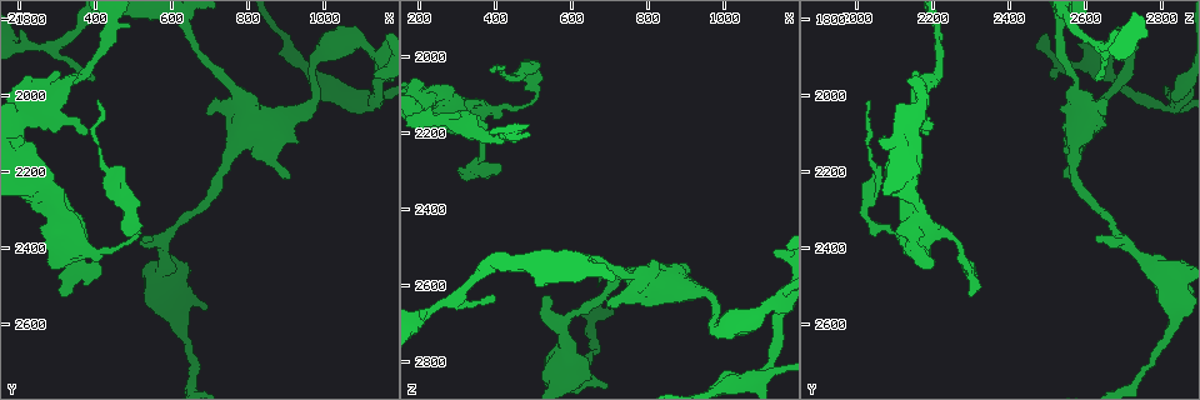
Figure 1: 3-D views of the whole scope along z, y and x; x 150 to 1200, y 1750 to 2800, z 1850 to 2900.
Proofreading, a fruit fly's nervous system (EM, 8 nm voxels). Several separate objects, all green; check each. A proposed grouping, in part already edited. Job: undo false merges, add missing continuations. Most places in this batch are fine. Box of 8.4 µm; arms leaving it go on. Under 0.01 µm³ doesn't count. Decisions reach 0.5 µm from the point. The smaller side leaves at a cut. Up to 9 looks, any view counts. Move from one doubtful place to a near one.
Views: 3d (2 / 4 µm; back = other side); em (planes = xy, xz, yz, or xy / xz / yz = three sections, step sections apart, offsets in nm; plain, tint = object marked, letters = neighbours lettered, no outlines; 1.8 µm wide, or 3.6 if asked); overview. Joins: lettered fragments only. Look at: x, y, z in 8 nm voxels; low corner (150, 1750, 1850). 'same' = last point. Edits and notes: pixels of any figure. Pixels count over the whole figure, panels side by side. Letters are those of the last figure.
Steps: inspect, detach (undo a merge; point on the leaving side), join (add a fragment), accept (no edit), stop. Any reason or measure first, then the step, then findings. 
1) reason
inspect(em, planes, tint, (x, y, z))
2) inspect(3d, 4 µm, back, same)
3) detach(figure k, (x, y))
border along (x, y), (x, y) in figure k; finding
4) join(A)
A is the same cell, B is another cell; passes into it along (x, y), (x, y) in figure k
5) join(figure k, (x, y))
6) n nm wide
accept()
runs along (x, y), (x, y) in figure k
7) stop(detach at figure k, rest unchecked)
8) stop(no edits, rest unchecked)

inspect(3d, 4 µm, (785, 2115, 2575))

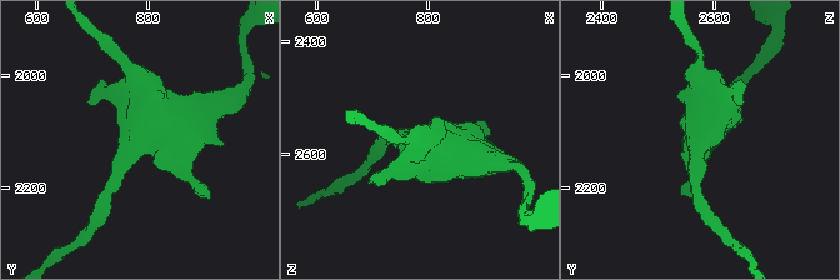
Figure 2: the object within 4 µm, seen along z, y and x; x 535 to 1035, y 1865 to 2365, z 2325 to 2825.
shape alone is not enough
inspect(em, 3.6 µm, planes, letters, (790, 2110, 2580))

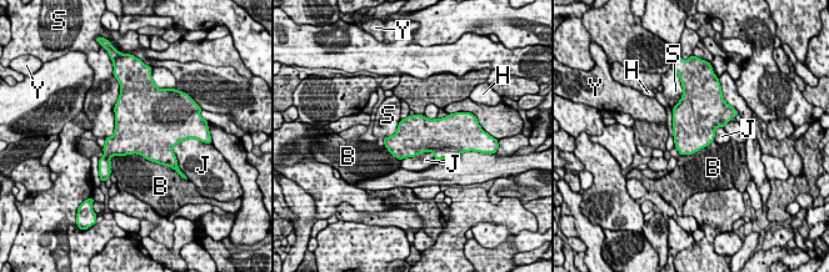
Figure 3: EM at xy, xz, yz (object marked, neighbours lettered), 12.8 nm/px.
accept()
B, H, J, S and Y are other cells; one cell here

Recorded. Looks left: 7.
calibre changes
inspect(em, xz, step 4, letters, (250, 2060, 2165))

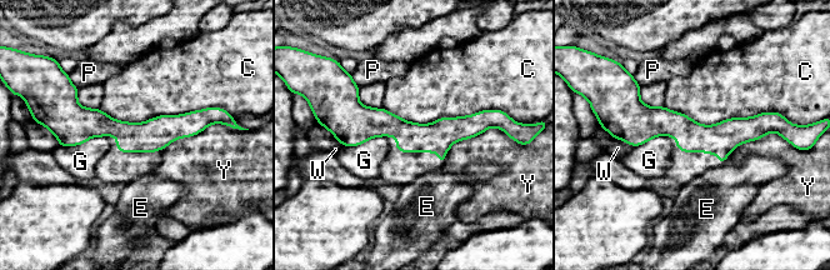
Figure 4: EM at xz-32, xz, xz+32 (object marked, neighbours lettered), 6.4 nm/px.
200 nm wide
accept()
C, E, G, P, W and Y are other cells; one cell here

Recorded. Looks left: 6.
three-way junction
inspect(em, planes, letters, (365, 2400, 2135))

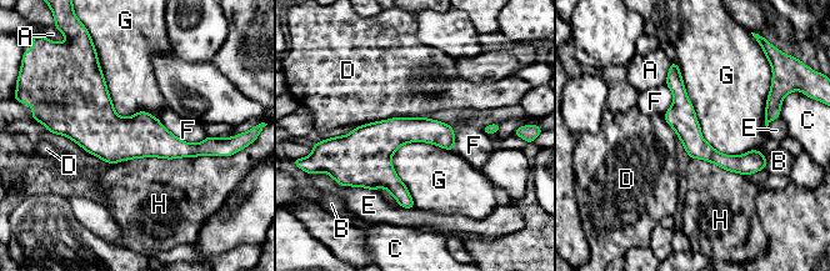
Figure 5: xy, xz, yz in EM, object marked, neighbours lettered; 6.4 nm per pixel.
G touches over 850 nm
accept()
A, B, C, D, E, F, G and H are other cells; runs along (60, 129), (179, 149), (210, 141) in figure 5; continuous, no second cell

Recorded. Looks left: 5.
calibre changes
inspect(em, planes, letters, (1125, 2025, 2805))

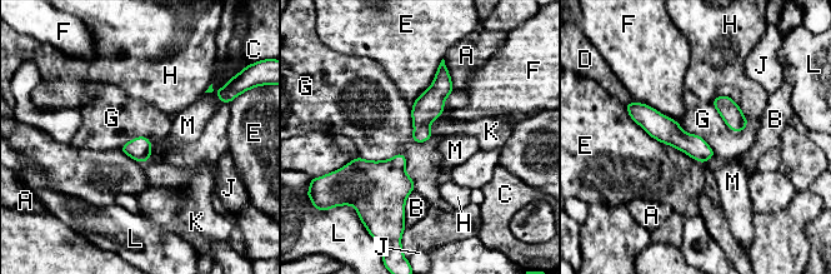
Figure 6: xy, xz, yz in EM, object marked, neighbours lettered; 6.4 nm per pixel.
E touches over 600 nm
accept()
A, B, C, D, E, F, G, H, J, K, L and M are other cells; border along (360, 157), (403, 154), (415, 189) in figure 6; continuous, no second cell

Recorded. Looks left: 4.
stop(no edits, rest unchecked)

